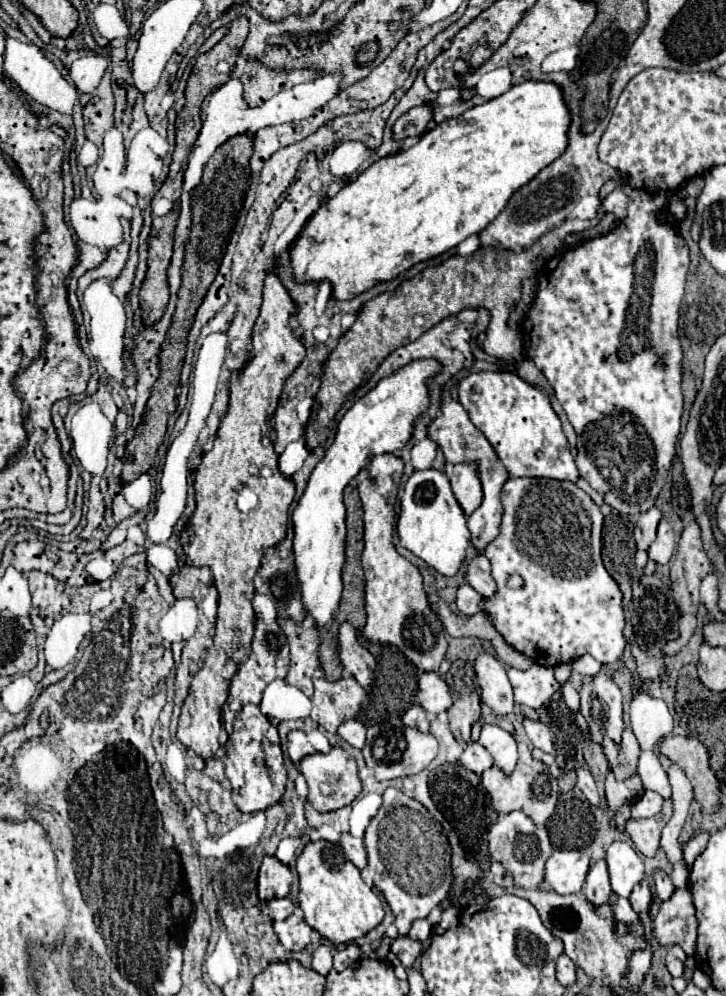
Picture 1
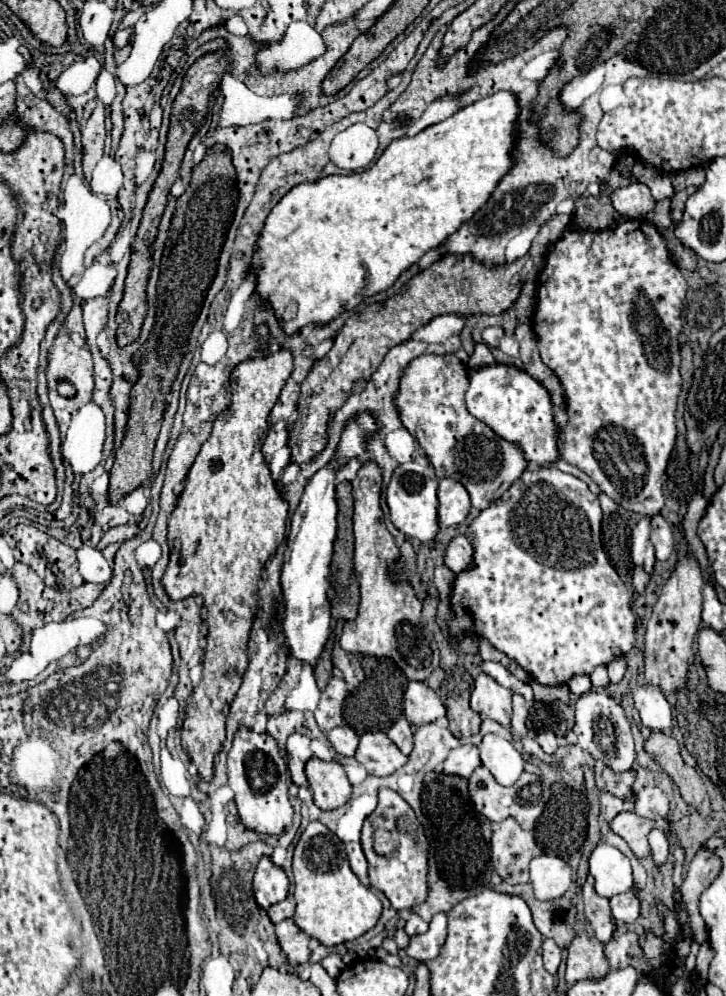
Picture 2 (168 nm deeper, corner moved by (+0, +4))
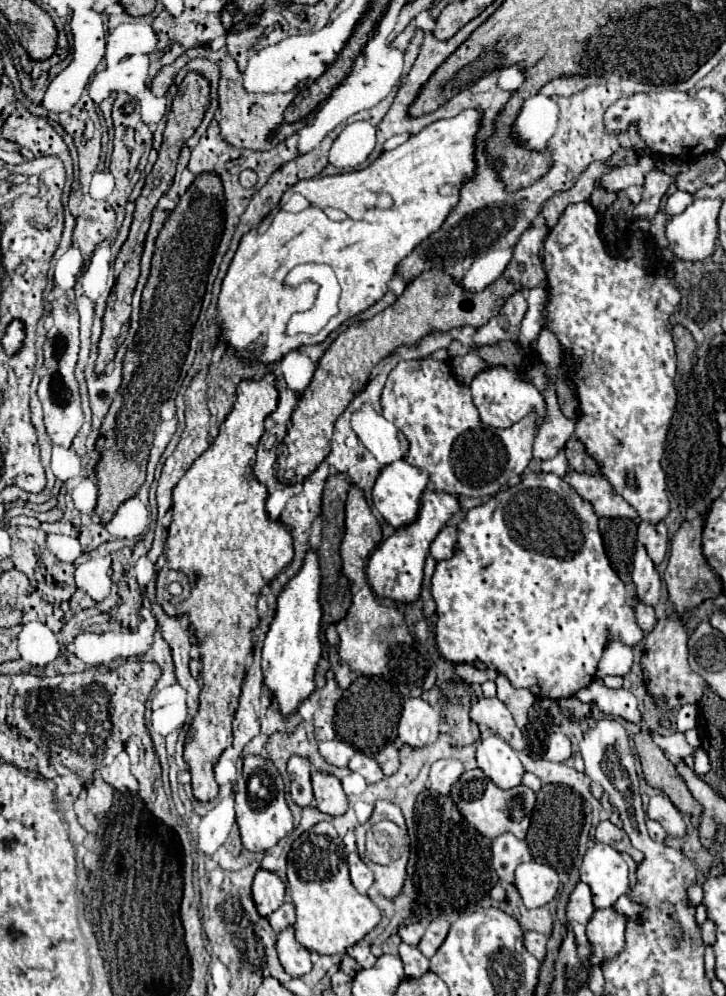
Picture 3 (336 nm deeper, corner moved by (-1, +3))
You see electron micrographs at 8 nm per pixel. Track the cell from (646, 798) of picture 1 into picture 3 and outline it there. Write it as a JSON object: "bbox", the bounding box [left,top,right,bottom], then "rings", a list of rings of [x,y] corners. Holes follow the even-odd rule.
{"bbox":[646,795,686,837],"rings":[[[666,795],[650,797],[650,801],[646,805],[646,813],[650,819],[658,821],[672,837],[682,837],[686,833],[686,823],[682,821],[680,811]]]}

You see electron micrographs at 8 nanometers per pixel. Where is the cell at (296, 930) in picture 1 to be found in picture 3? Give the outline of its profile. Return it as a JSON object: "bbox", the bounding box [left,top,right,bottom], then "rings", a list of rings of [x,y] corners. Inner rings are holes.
{"bbox":[276,927,312,977],"rings":[[[286,927],[284,931],[278,933],[276,949],[278,949],[280,963],[288,975],[298,977],[298,973],[304,973],[304,967],[312,967],[310,951],[296,941],[294,927]]]}

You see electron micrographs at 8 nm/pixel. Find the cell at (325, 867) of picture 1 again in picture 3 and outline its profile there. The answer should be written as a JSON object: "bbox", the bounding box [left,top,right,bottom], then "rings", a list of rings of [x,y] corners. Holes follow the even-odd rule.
{"bbox":[288,821,380,955],"rings":[[[320,821],[302,833],[288,853],[288,887],[296,907],[296,939],[320,955],[344,953],[380,923],[380,909],[366,895],[358,893],[348,875],[346,849],[336,829]]]}

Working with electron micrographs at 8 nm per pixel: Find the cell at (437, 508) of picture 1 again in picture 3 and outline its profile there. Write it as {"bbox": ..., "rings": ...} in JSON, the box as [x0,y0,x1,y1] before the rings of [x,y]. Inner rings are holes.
{"bbox":[372,459,428,529],"rings":[[[406,459],[394,461],[390,465],[386,465],[382,469],[382,475],[378,475],[378,483],[374,485],[372,491],[372,501],[374,507],[382,513],[382,517],[386,519],[388,525],[400,529],[406,527],[410,523],[414,523],[414,519],[420,513],[420,503],[422,503],[422,493],[428,485],[428,473],[416,465],[410,465]]]}

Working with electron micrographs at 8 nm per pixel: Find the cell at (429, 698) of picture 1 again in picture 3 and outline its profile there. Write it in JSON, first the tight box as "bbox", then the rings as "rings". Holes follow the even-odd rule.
{"bbox":[398,697,442,747],"rings":[[[412,697],[404,703],[404,711],[398,723],[398,737],[412,747],[424,747],[436,741],[440,733],[442,713],[434,709],[422,697]]]}

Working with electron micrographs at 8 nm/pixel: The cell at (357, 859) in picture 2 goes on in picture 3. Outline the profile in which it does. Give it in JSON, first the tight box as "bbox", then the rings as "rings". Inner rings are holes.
{"bbox":[348,851,374,893],"rings":[[[356,851],[348,855],[348,865],[350,865],[350,879],[352,879],[354,887],[356,887],[360,893],[366,893],[366,891],[370,889],[370,885],[374,883],[372,871],[370,871],[368,865],[358,857]]]}

